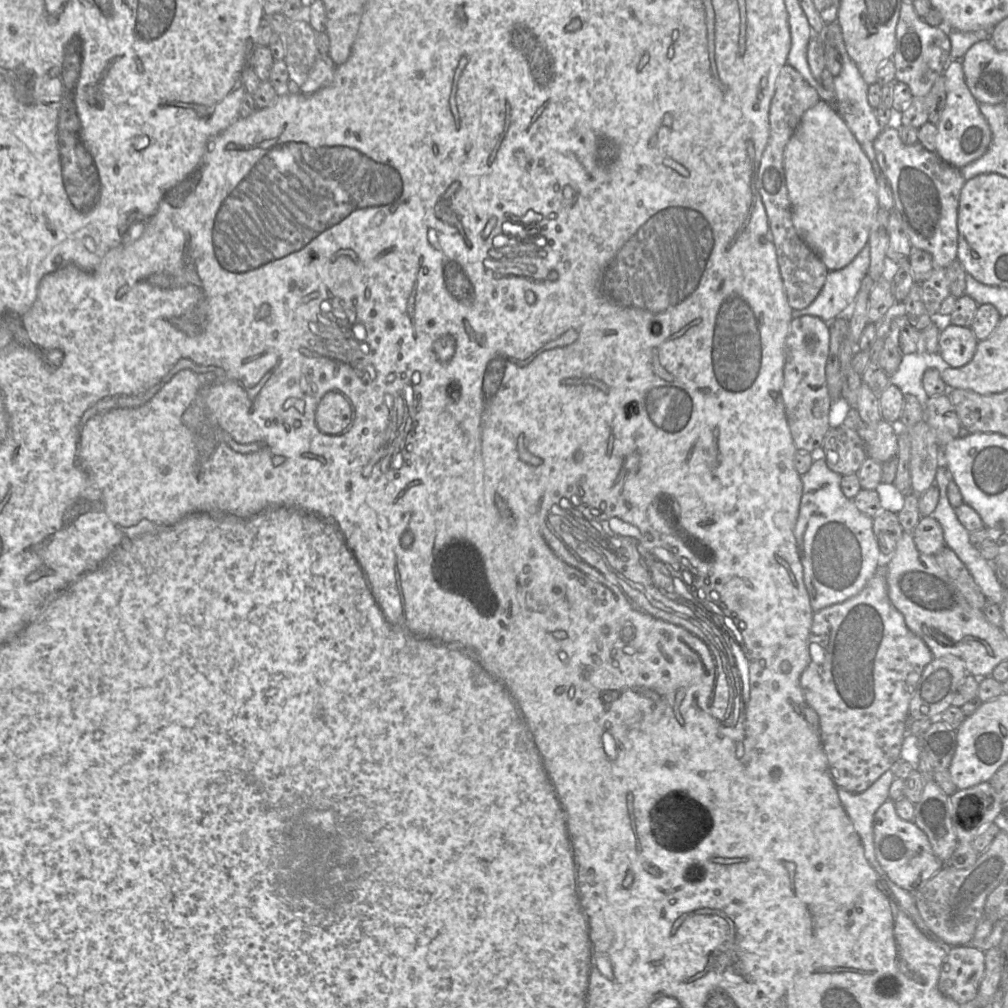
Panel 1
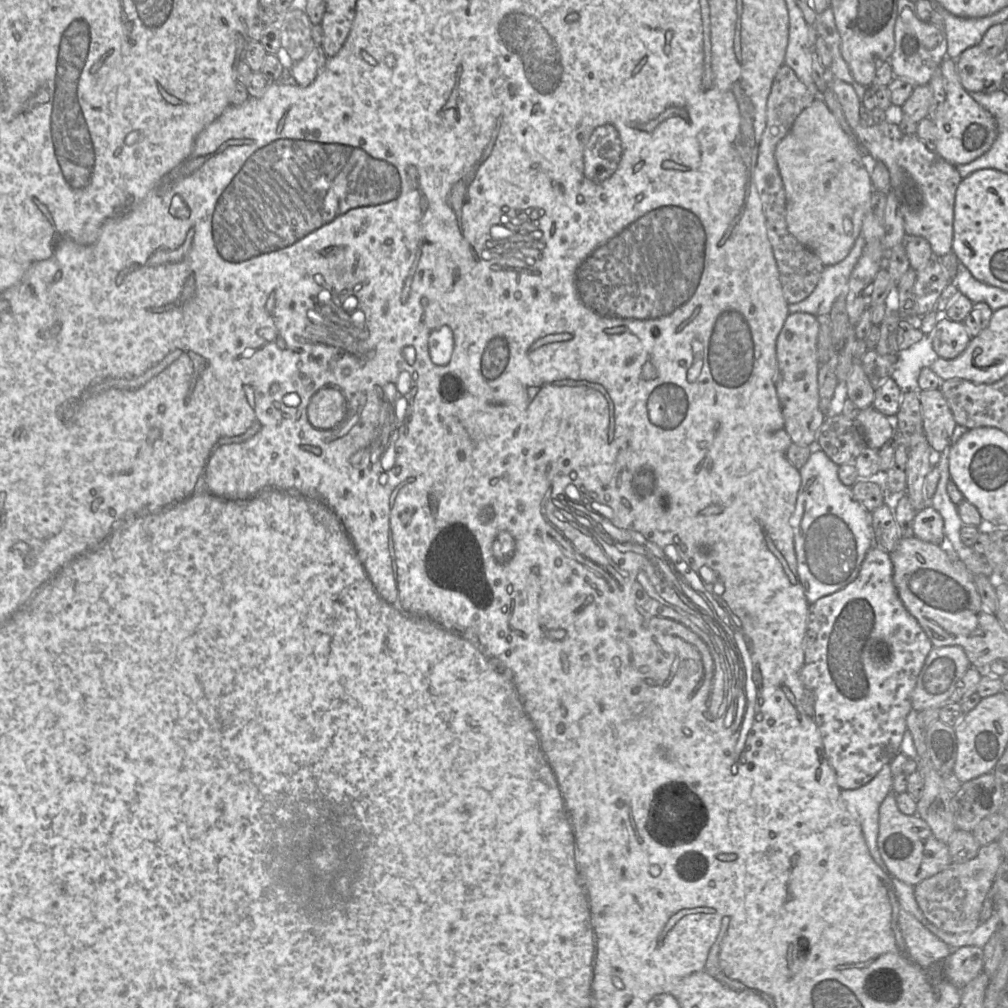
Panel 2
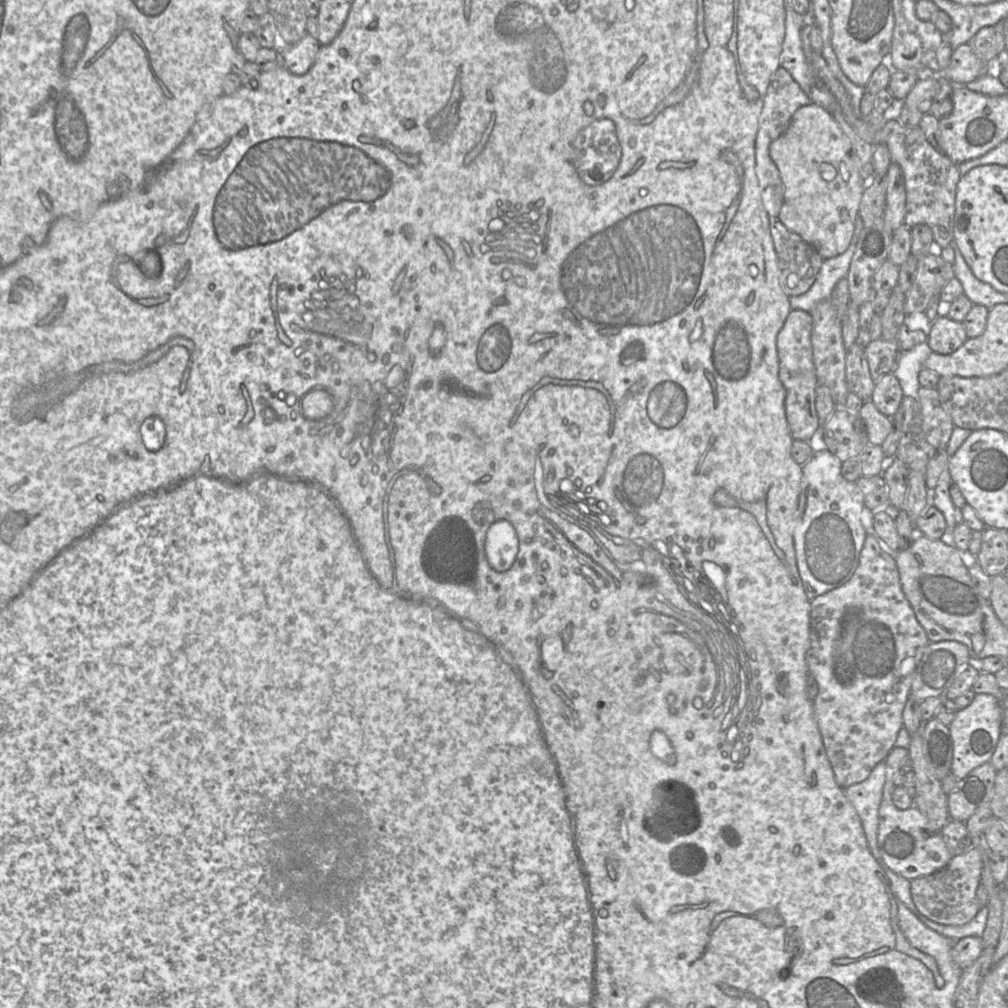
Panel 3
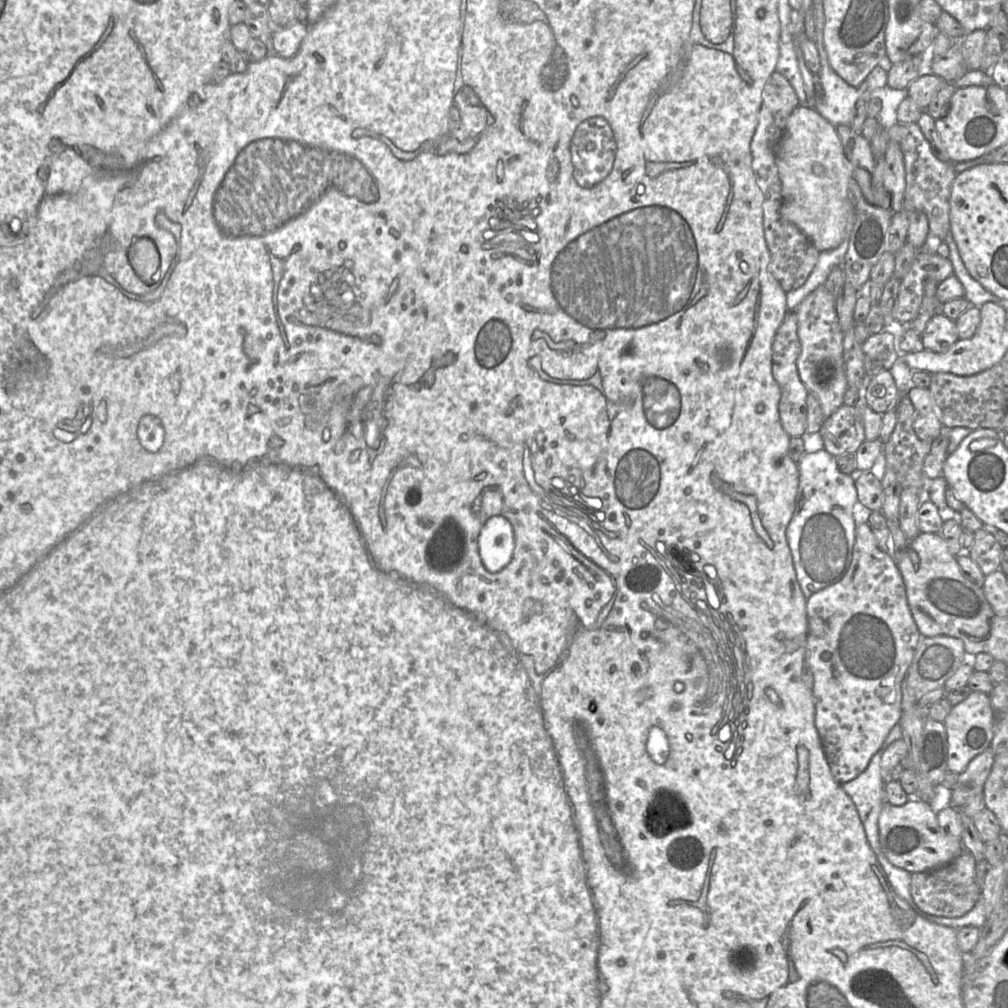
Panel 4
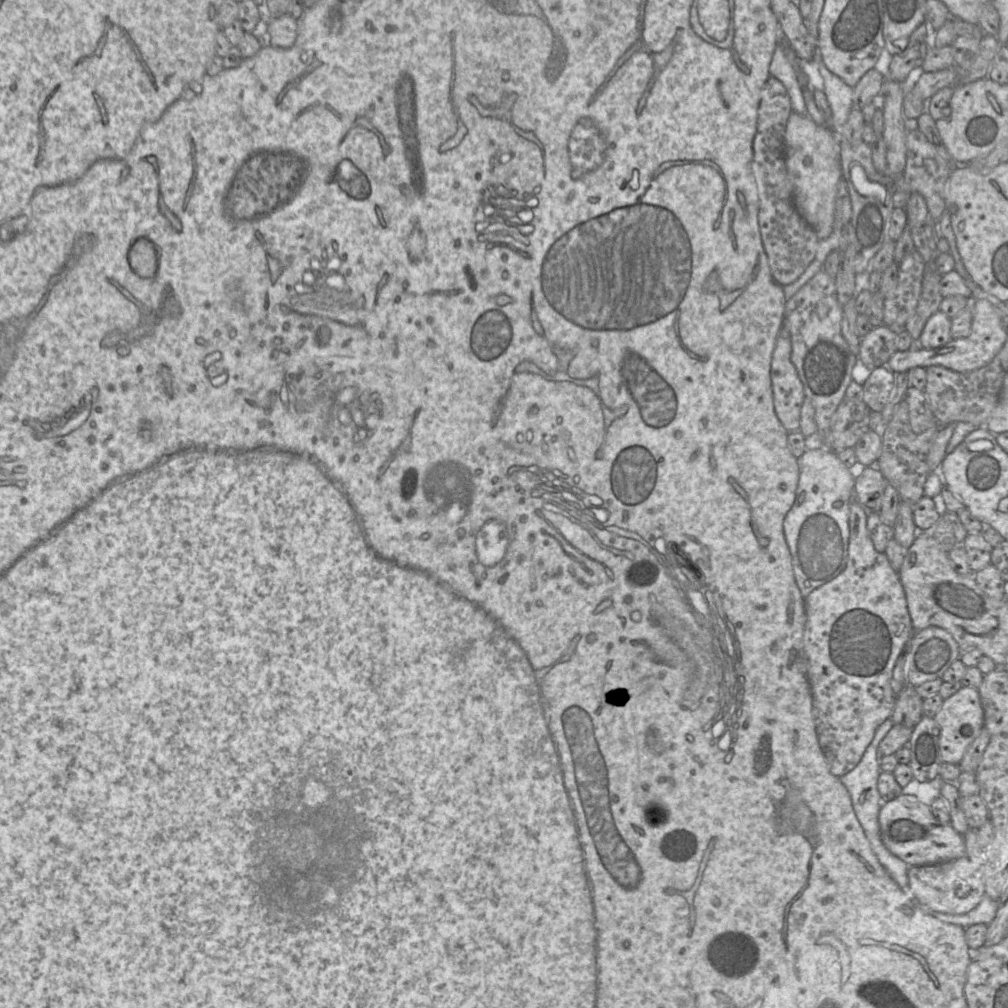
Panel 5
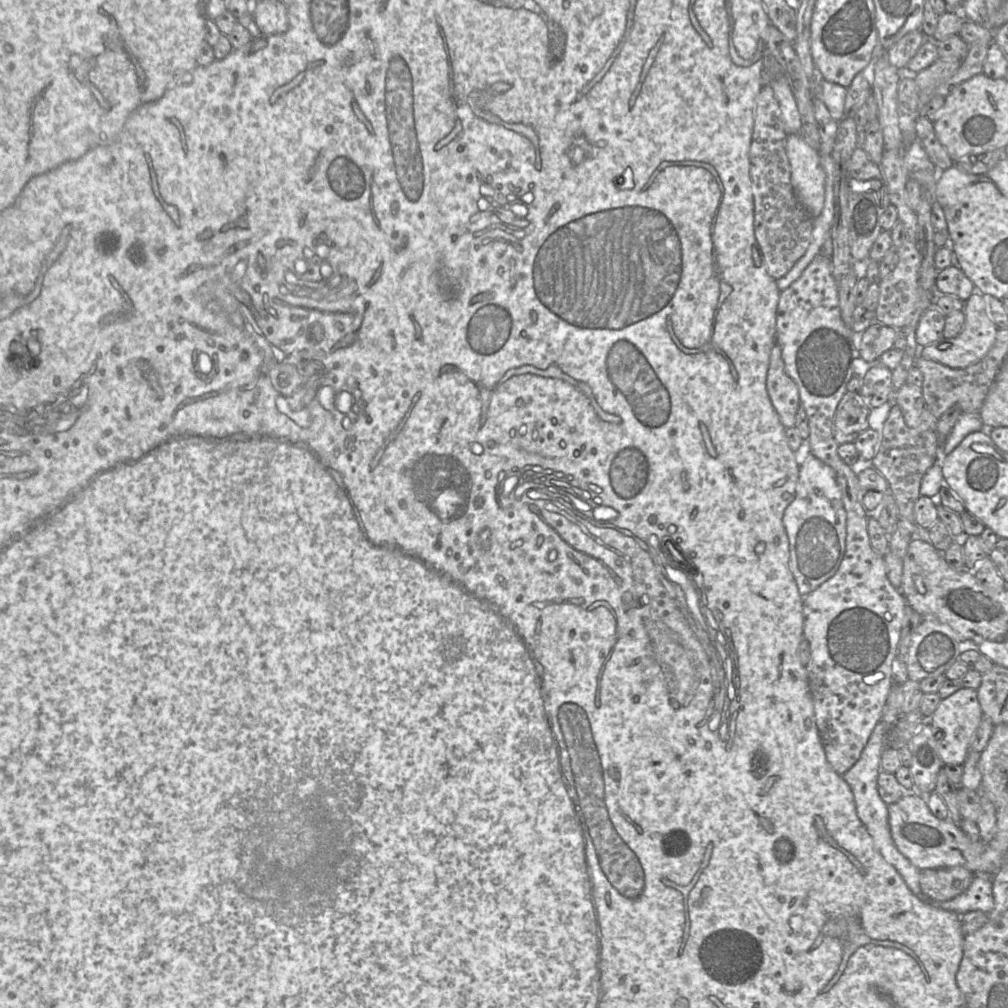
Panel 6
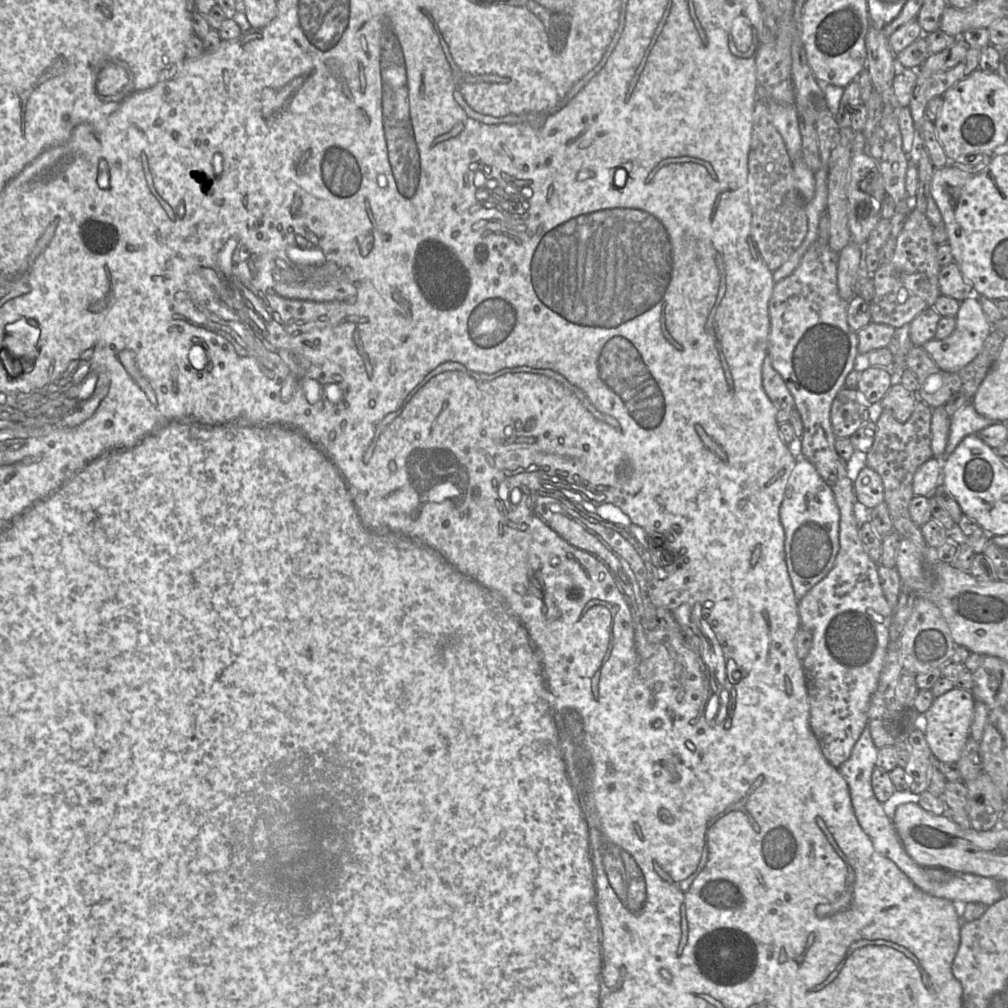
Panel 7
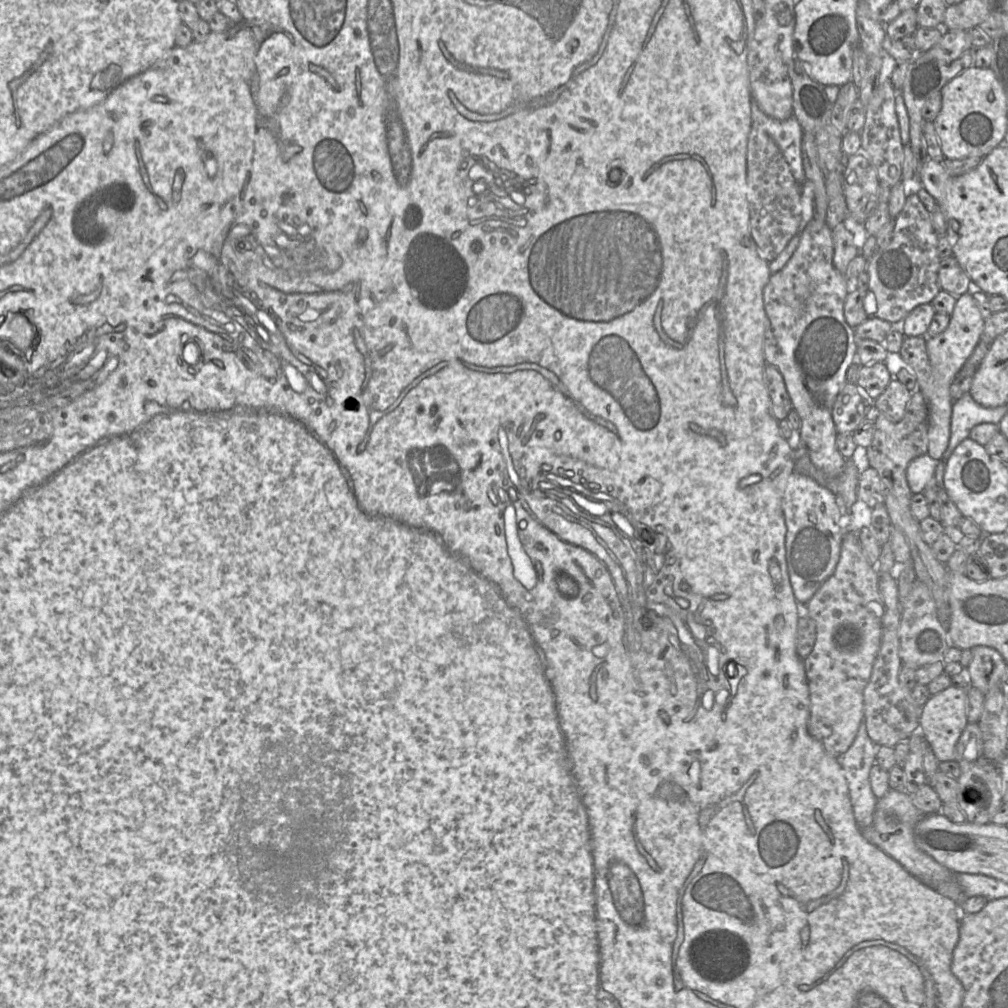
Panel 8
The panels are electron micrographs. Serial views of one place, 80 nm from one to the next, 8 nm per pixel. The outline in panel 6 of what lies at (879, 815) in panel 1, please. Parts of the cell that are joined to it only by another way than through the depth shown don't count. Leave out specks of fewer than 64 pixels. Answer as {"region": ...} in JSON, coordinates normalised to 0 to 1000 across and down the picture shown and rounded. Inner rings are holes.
{"region":[[[898,790],[882,798],[881,809],[889,840],[912,863],[952,859],[967,868],[986,869],[997,856],[998,847],[989,845],[981,836],[965,835],[949,817],[927,810],[911,790]]]}

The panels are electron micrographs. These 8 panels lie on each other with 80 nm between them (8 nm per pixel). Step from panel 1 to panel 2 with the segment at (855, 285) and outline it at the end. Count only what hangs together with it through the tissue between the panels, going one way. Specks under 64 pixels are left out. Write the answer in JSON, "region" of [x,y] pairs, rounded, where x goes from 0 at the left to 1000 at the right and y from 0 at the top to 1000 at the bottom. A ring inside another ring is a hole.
{"region":[[[853,231],[842,252],[833,260],[817,265],[807,290],[798,298],[782,303],[783,311],[800,310],[808,313],[813,319],[822,313],[826,301],[841,290],[841,279],[850,261],[859,237]]]}

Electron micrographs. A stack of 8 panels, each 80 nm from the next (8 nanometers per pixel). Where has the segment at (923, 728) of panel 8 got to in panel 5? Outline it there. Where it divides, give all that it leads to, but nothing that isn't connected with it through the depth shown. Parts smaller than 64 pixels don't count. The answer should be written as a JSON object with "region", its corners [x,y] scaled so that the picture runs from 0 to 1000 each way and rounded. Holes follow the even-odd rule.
{"region":[[[954,682],[949,688],[937,694],[927,715],[933,721],[932,742],[936,757],[951,759],[958,744],[976,722],[976,704],[970,685]]]}

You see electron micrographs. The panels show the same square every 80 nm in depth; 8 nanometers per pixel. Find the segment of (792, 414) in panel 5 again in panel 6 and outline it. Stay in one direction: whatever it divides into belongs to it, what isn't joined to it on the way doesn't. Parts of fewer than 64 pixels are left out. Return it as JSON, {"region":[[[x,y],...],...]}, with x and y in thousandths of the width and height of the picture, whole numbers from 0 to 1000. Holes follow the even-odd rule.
{"region":[[[774,343],[765,346],[760,373],[760,385],[767,404],[779,425],[789,424],[790,411],[794,403],[793,387],[780,370]]]}

